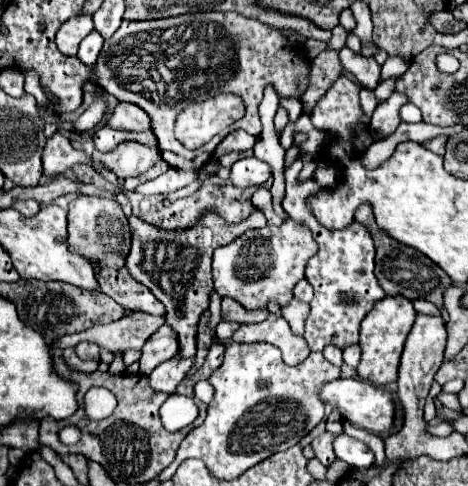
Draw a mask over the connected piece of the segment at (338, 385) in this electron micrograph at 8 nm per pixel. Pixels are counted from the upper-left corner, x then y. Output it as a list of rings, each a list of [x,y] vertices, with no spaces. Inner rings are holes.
[[[348,378],[348,380],[334,380],[328,382],[322,388],[322,400],[334,408],[338,408],[342,412],[344,418],[348,418],[354,426],[364,428],[368,432],[374,434],[382,434],[388,432],[394,424],[394,416],[396,416],[396,406],[394,400],[390,396],[390,392],[386,392],[380,386],[374,386],[370,382],[364,380],[356,380],[356,378]]]

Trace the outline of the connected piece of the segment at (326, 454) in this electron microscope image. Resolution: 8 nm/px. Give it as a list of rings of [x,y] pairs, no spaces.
[[[324,432],[324,434],[320,434],[318,438],[314,438],[314,442],[312,442],[312,448],[314,448],[318,460],[320,460],[324,466],[330,466],[330,464],[336,460],[334,446],[332,446],[334,438],[336,438],[336,434]]]

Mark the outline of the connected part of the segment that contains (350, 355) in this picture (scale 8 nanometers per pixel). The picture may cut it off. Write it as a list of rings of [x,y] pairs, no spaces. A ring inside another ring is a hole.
[[[350,344],[350,346],[344,350],[344,362],[350,364],[352,368],[358,366],[358,362],[360,362],[360,346],[358,346],[358,344]]]

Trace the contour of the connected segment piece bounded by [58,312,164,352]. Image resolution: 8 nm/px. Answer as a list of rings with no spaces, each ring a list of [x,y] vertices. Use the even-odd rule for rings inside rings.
[[[130,312],[124,318],[106,324],[106,326],[92,326],[90,330],[84,330],[74,336],[64,336],[60,340],[60,348],[76,346],[82,340],[96,342],[100,348],[106,348],[108,352],[116,350],[140,350],[144,342],[164,324],[162,316],[150,316],[142,312]]]

